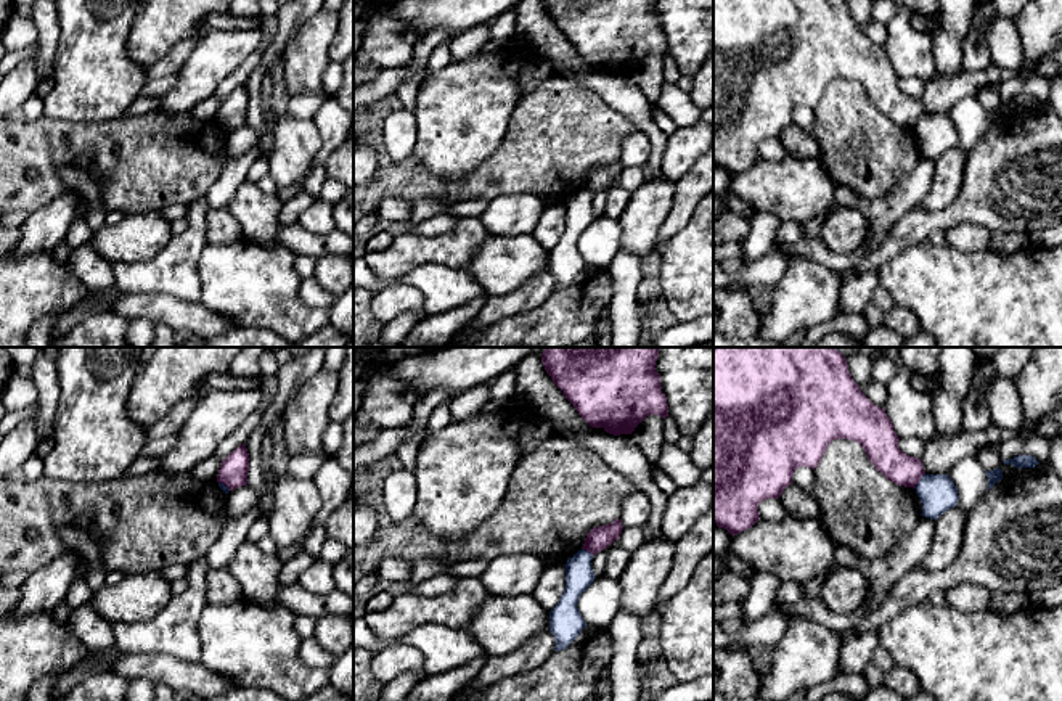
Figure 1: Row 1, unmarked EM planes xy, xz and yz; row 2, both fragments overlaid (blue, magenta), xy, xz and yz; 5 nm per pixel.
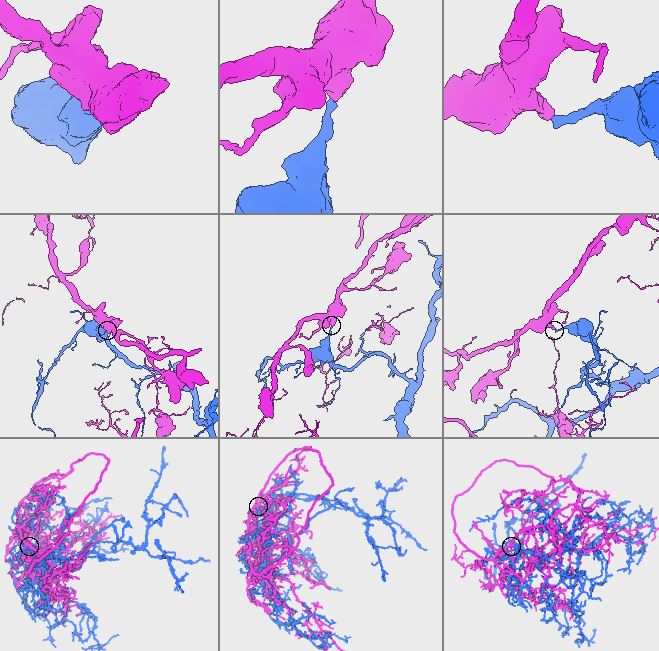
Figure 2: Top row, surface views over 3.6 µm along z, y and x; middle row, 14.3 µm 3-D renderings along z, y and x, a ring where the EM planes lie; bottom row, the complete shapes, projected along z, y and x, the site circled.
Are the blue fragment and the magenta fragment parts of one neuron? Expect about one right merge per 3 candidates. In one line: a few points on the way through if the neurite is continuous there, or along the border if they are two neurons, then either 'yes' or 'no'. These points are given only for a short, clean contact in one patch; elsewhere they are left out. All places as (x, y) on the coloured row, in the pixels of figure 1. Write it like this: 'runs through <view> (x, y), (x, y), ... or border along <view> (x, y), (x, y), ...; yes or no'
border along yz (924, 473), (913, 487); no

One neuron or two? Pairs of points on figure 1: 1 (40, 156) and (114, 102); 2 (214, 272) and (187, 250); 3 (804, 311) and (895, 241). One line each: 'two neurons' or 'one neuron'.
1: two neurons
2: two neurons
3: two neurons

